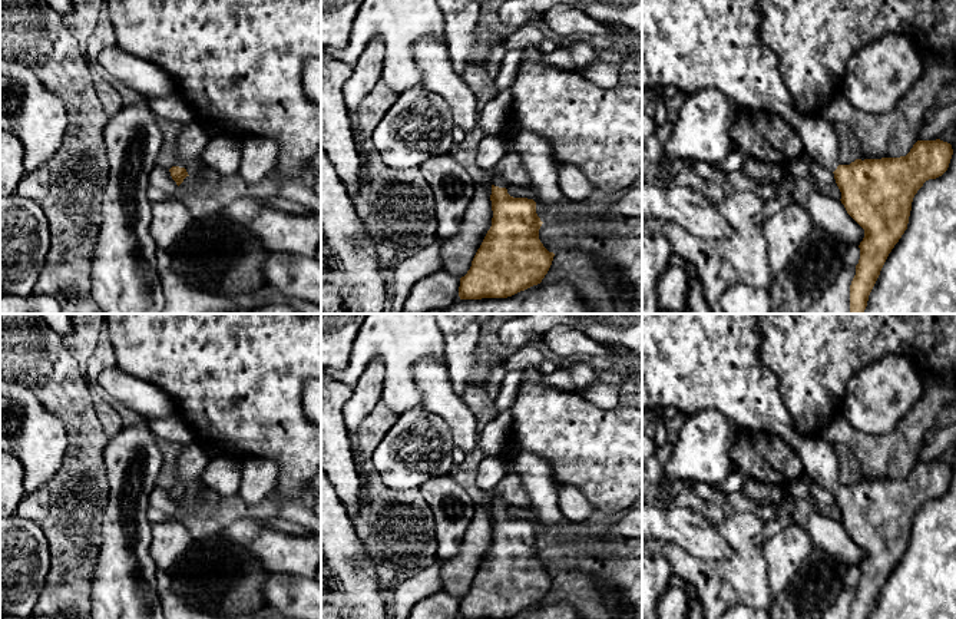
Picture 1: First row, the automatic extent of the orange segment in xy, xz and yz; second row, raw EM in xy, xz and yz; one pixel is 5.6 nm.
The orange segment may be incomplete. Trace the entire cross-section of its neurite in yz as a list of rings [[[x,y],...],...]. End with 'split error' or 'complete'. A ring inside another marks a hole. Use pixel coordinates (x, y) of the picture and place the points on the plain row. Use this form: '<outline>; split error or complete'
[[[642,314],[642,413],[662,411],[672,406],[687,417],[712,408],[740,428],[767,431],[787,440],[801,459],[807,476],[834,494],[841,513],[841,524],[864,550],[864,559],[859,566],[860,580],[850,606],[850,619],[869,619],[889,575],[907,550],[914,516],[926,502],[936,500],[947,491],[953,476],[952,466],[940,460],[917,461],[906,477],[856,480],[850,486],[841,486],[838,483],[838,457],[833,443],[820,436],[803,437],[797,433],[781,397],[778,377],[760,360],[760,344],[755,314]]]; split error

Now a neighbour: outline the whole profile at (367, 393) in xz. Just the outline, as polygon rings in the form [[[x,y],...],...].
[[[373,360],[364,370],[358,383],[353,387],[353,395],[344,406],[344,421],[350,433],[350,441],[355,457],[357,470],[361,480],[360,500],[361,506],[354,522],[355,529],[361,533],[364,527],[364,517],[368,510],[368,489],[365,480],[365,470],[358,454],[358,428],[364,418],[381,401],[384,388],[386,368],[380,360]]]

